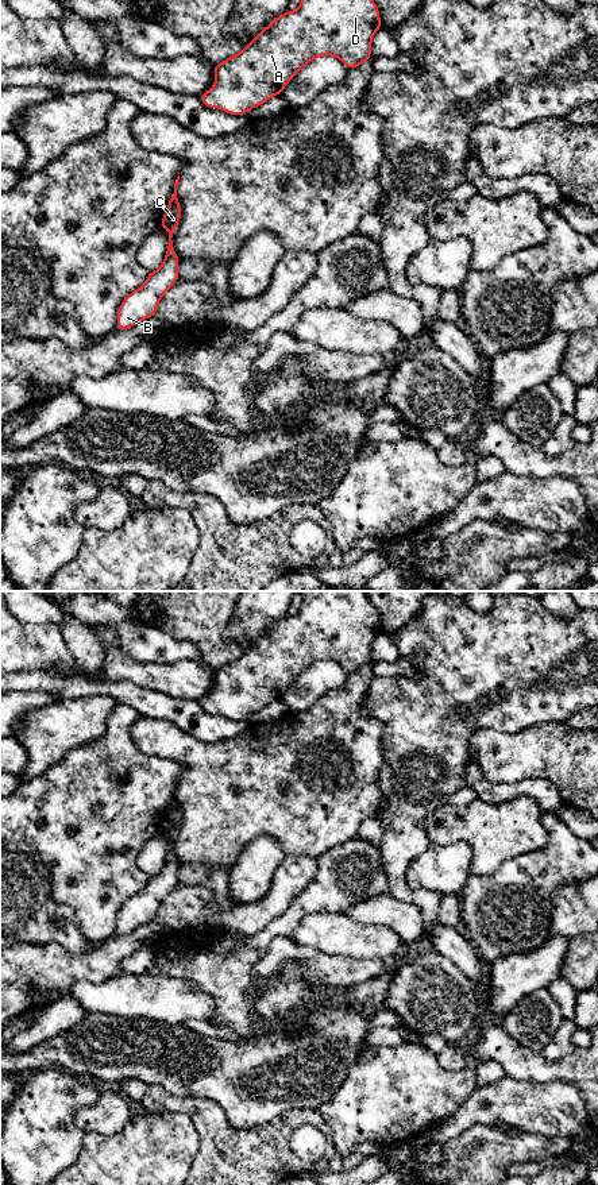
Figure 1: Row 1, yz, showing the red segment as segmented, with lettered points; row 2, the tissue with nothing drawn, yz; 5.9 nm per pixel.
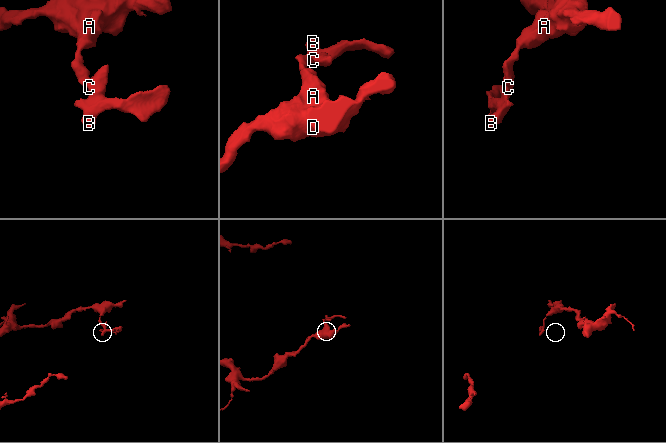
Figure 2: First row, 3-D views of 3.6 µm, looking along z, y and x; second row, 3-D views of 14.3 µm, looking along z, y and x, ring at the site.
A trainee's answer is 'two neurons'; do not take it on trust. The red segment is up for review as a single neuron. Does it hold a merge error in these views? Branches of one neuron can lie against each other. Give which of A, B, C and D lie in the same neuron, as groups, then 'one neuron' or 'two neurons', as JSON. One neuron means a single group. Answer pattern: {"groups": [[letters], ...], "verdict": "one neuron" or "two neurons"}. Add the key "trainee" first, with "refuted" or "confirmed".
{"trainee": "confirmed", "groups": [["A", "D"], ["B", "C"]], "verdict": "two neurons"}

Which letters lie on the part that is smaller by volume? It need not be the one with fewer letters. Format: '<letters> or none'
B, C

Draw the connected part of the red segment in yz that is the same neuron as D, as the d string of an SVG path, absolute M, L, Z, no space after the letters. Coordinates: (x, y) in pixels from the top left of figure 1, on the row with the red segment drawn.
M302 0L296 11L274 18L244 49L213 66L215 86L200 96L208 108L246 115L281 94L288 82L312 59L333 55L350 70L371 58L371 40L382 27L374 0Z

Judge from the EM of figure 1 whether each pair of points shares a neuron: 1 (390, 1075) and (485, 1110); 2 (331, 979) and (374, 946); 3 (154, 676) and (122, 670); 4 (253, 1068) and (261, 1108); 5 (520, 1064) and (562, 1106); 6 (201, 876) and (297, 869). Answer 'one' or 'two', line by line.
1: two
2: two
3: one
4: one
5: two
6: two

